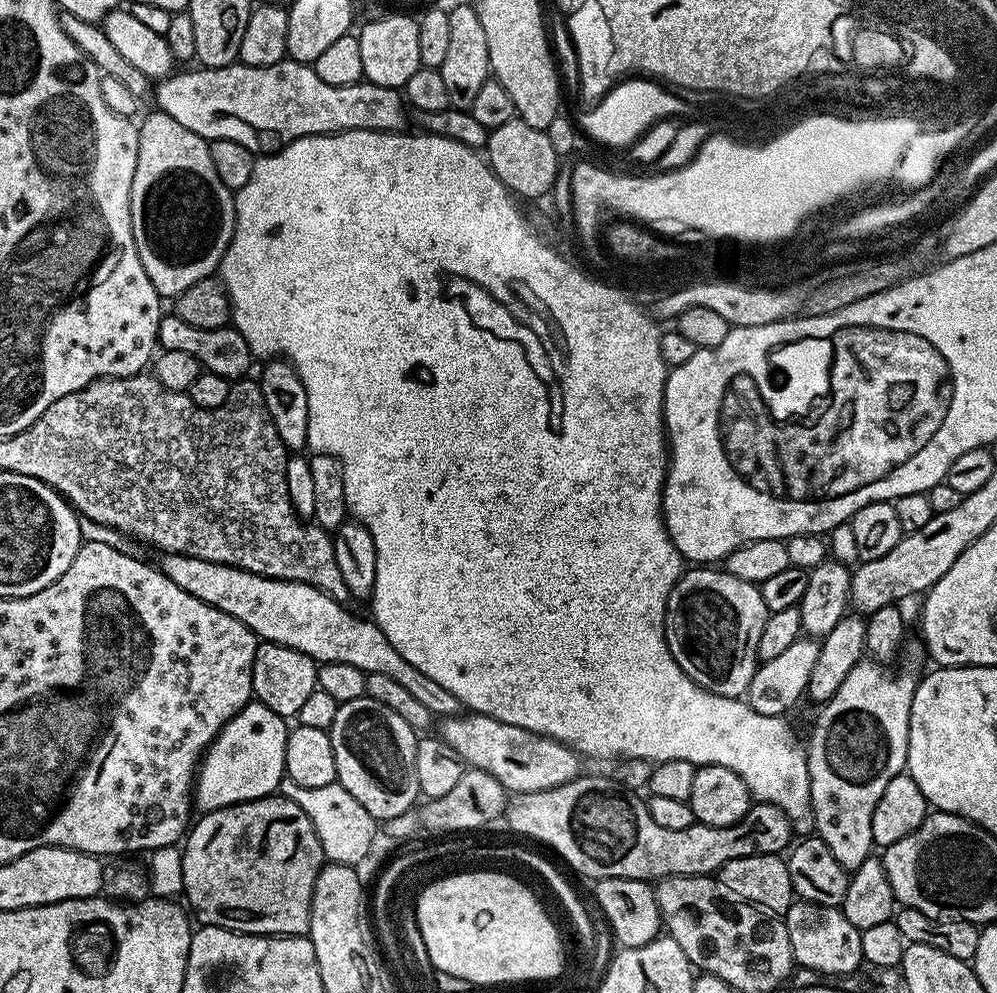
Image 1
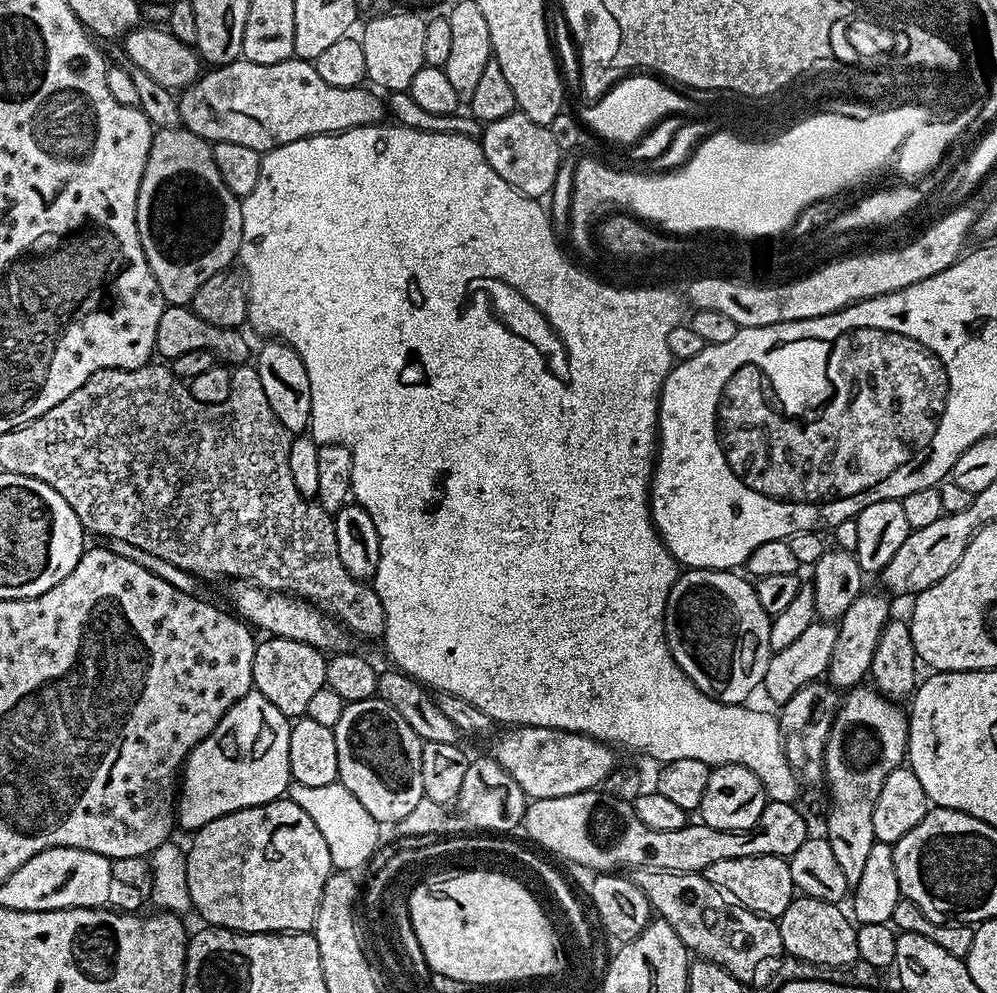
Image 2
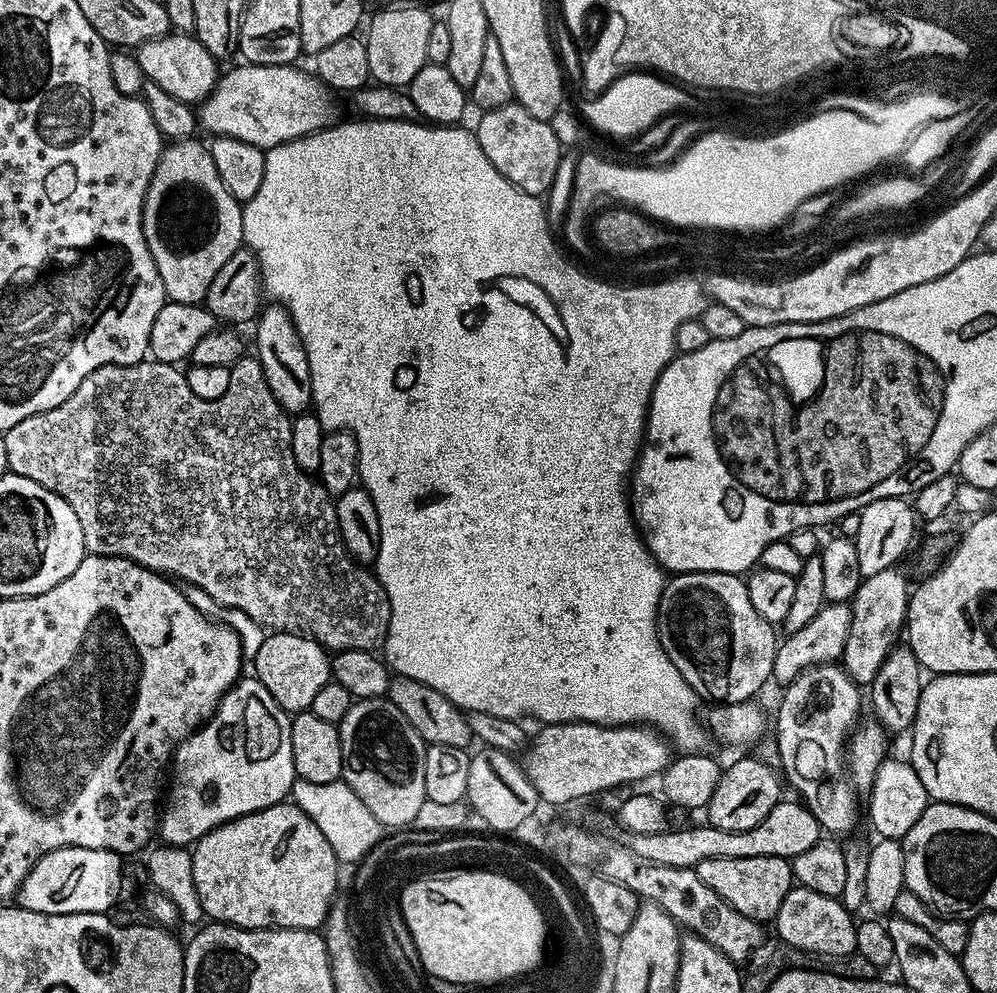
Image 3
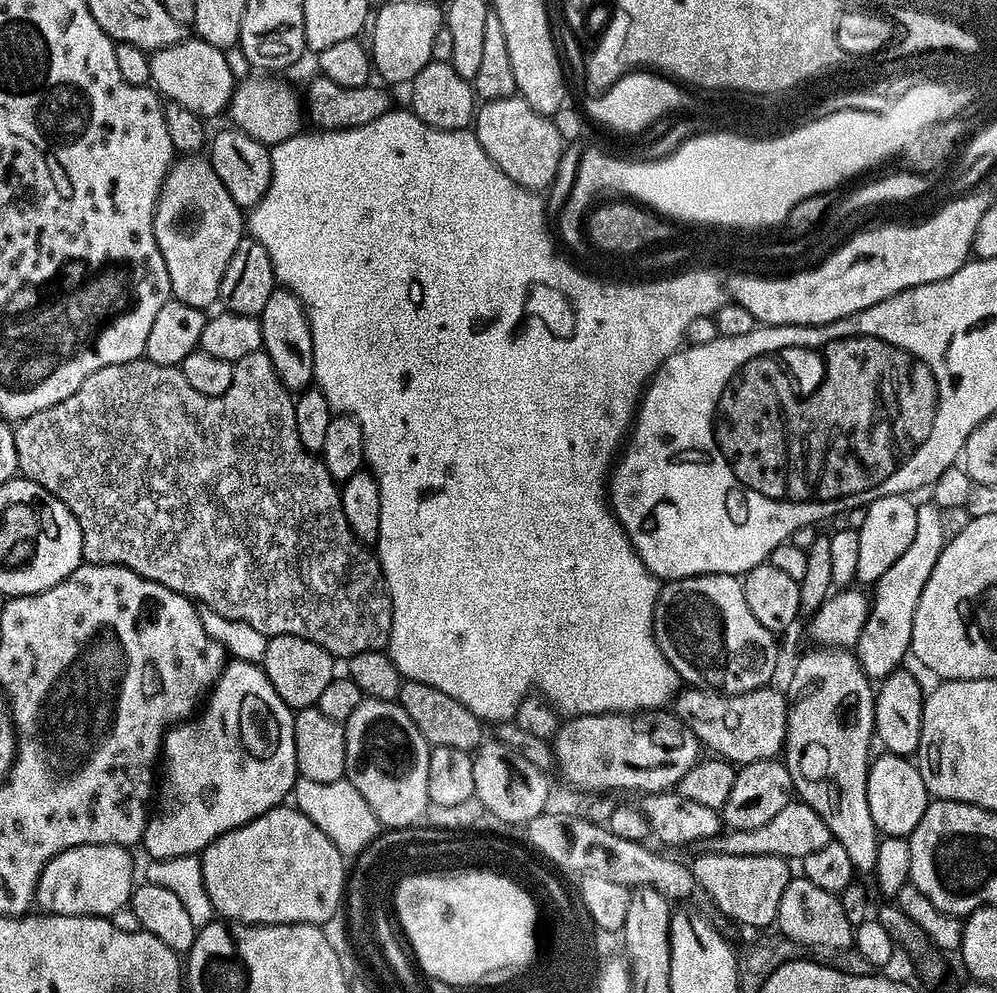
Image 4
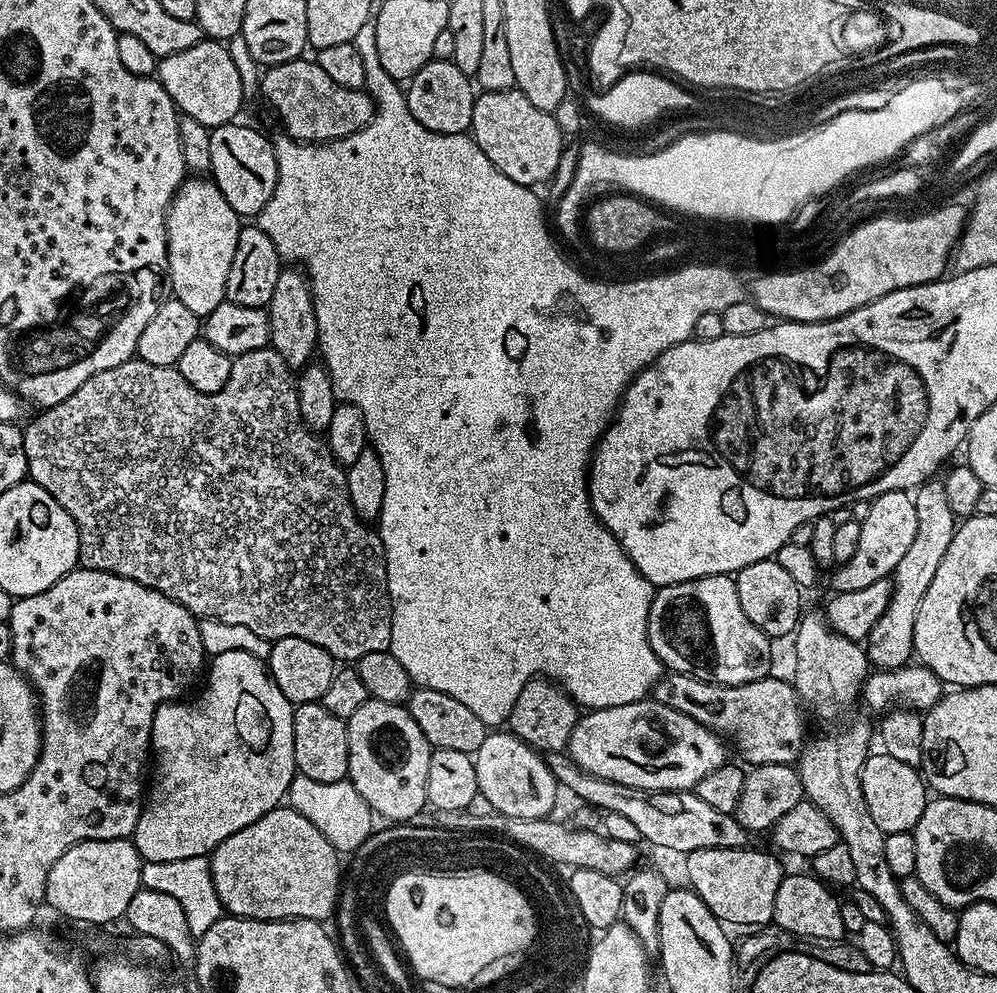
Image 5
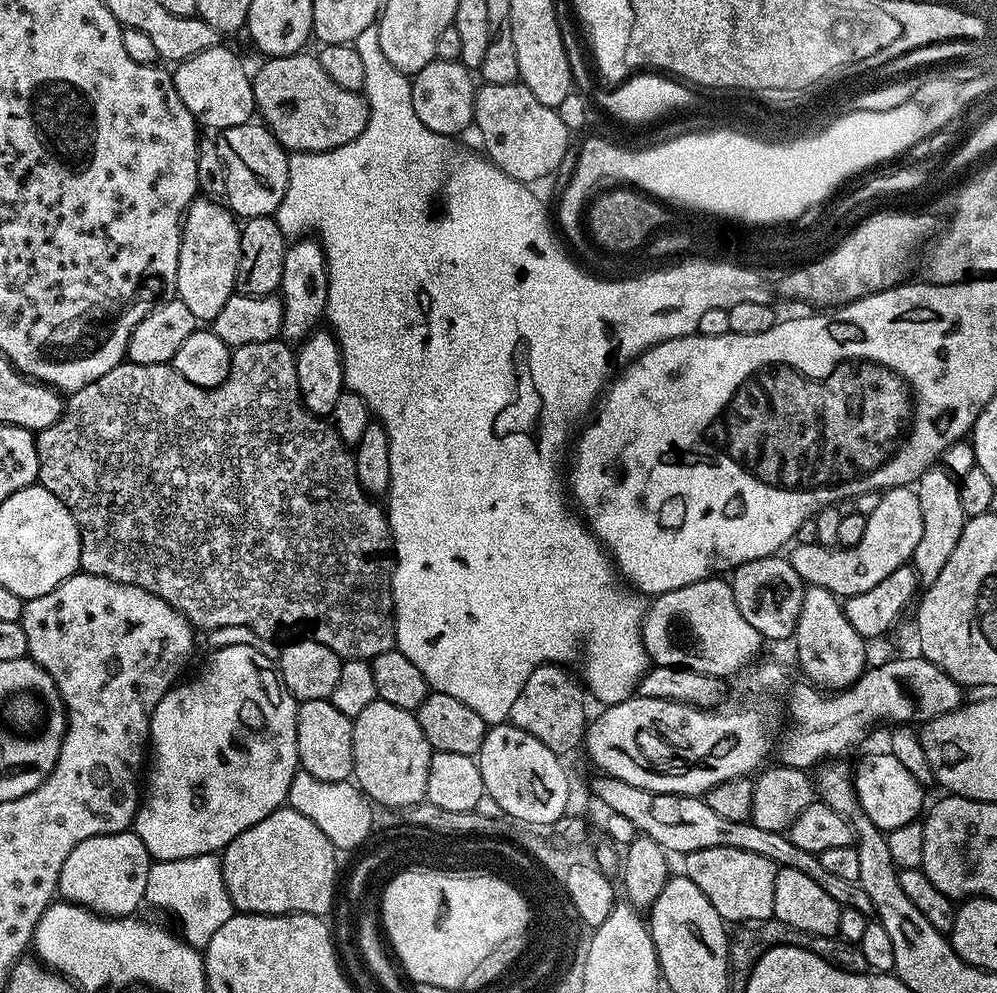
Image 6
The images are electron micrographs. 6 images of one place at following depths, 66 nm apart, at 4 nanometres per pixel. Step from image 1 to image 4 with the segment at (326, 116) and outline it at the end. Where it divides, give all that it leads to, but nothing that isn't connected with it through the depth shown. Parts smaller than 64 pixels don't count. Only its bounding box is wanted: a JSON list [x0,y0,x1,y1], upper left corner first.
[226,74,306,146]

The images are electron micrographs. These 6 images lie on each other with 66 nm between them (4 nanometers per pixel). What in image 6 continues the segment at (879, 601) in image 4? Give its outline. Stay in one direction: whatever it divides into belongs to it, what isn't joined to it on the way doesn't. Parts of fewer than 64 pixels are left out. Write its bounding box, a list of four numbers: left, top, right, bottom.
[911,443,975,585]

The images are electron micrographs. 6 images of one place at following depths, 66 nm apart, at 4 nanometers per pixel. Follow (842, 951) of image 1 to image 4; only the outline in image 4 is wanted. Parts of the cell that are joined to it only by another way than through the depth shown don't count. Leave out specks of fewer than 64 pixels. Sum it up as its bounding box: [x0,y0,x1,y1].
[775,878,854,950]

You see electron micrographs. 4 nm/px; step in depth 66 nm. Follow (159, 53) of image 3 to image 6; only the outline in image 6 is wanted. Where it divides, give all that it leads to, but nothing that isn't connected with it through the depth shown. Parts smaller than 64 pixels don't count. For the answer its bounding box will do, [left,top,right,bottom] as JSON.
[170,46,256,130]

